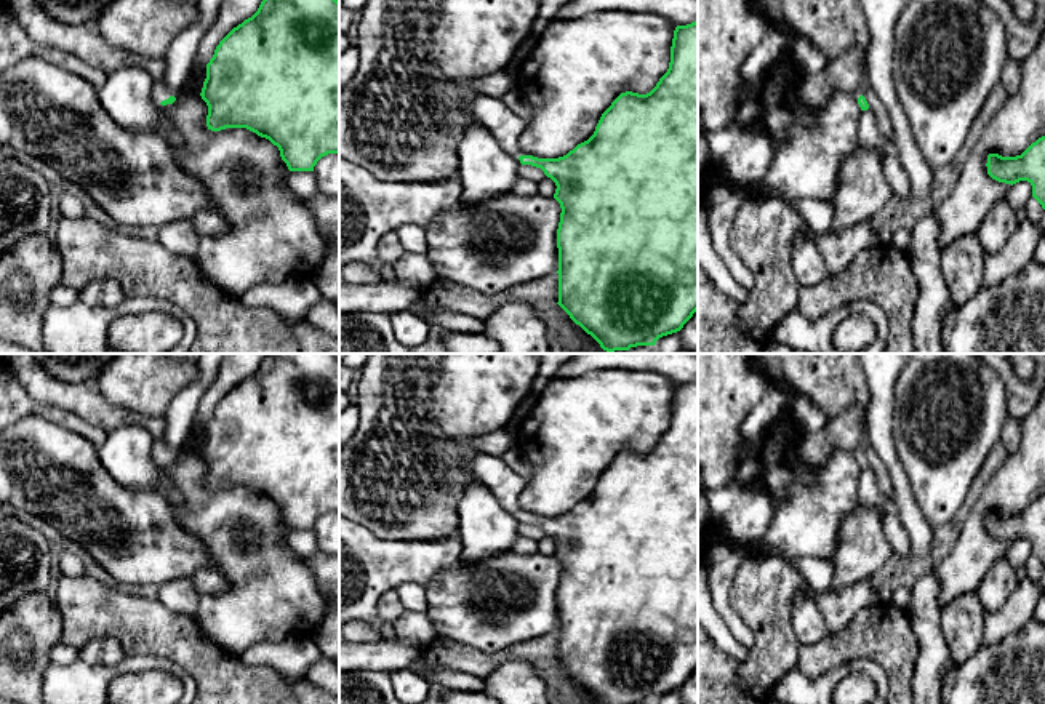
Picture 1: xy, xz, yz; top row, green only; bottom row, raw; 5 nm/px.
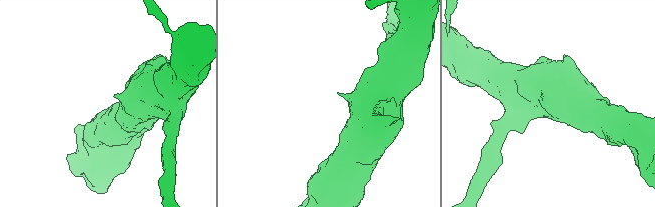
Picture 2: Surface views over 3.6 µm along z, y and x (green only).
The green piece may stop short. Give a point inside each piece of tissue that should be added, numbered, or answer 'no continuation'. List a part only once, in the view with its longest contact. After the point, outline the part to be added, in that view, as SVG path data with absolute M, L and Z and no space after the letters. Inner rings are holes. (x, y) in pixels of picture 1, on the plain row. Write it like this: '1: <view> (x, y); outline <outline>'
1: xy (159, 448); outline M154 442L152 456L158 461L168 458L171 453L163 442Z

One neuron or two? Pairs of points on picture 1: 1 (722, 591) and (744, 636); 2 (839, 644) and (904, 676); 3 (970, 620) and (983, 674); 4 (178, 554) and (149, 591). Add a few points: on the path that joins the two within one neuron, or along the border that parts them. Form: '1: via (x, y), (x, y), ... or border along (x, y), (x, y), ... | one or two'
1: via (722, 602), (735, 624) | one
2: via (855, 644), (872, 644), (888, 660) | one
3: border along (981, 645), (954, 666) | two
4: border along (117, 580), (127, 584), (156, 584), (159, 588) | two

